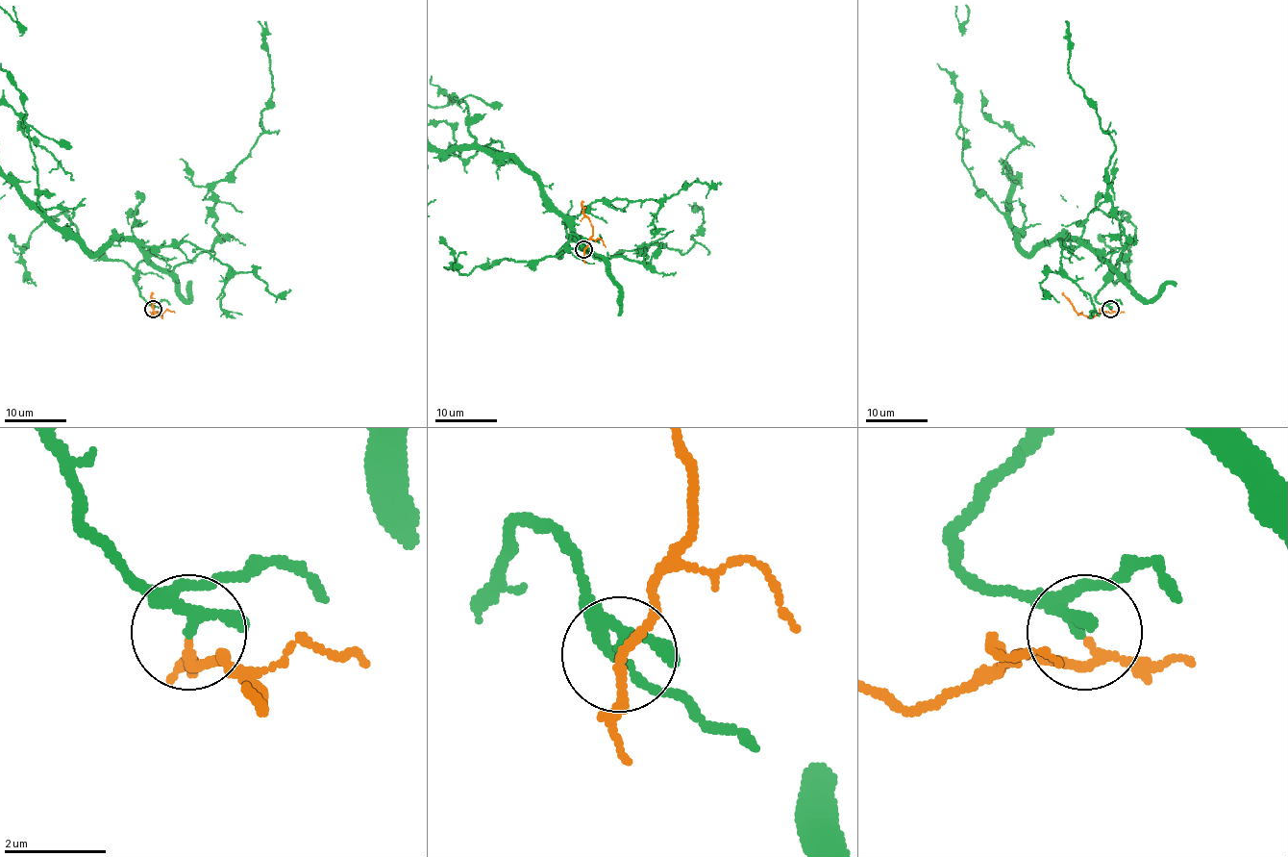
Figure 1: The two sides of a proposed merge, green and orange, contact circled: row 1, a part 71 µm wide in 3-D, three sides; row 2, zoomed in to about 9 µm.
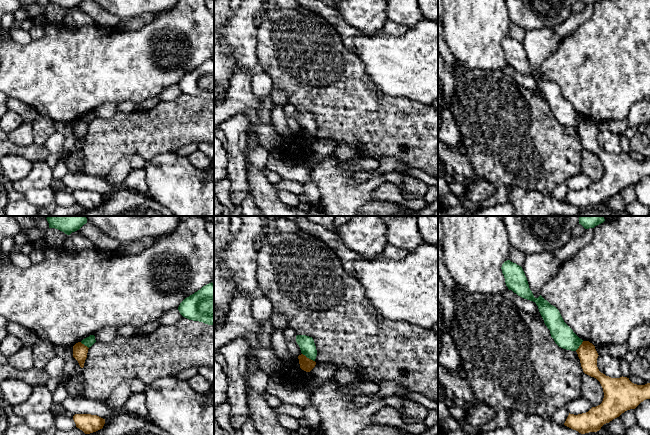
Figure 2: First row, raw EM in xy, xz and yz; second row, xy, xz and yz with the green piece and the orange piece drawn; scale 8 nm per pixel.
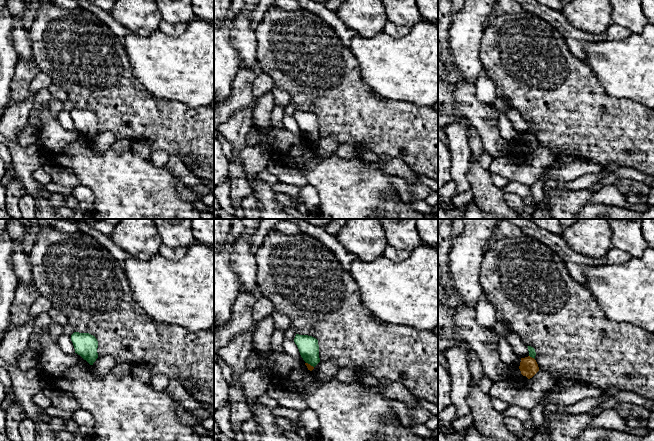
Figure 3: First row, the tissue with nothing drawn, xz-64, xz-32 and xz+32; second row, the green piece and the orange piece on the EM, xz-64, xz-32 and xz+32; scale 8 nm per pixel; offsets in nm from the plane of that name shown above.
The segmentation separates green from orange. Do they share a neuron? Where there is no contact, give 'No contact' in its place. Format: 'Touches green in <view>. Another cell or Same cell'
Touches green in xz. Another cell

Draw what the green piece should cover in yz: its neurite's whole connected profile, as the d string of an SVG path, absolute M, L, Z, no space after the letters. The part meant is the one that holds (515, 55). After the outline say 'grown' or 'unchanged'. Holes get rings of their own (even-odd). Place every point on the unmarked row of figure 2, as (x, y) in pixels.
M507 36L502 40L501 45L509 66L512 66L524 75L536 79L555 119L563 125L576 127L583 116L564 98L559 86L555 82L551 81L541 71L538 74L534 73L522 43Z; unchanged

